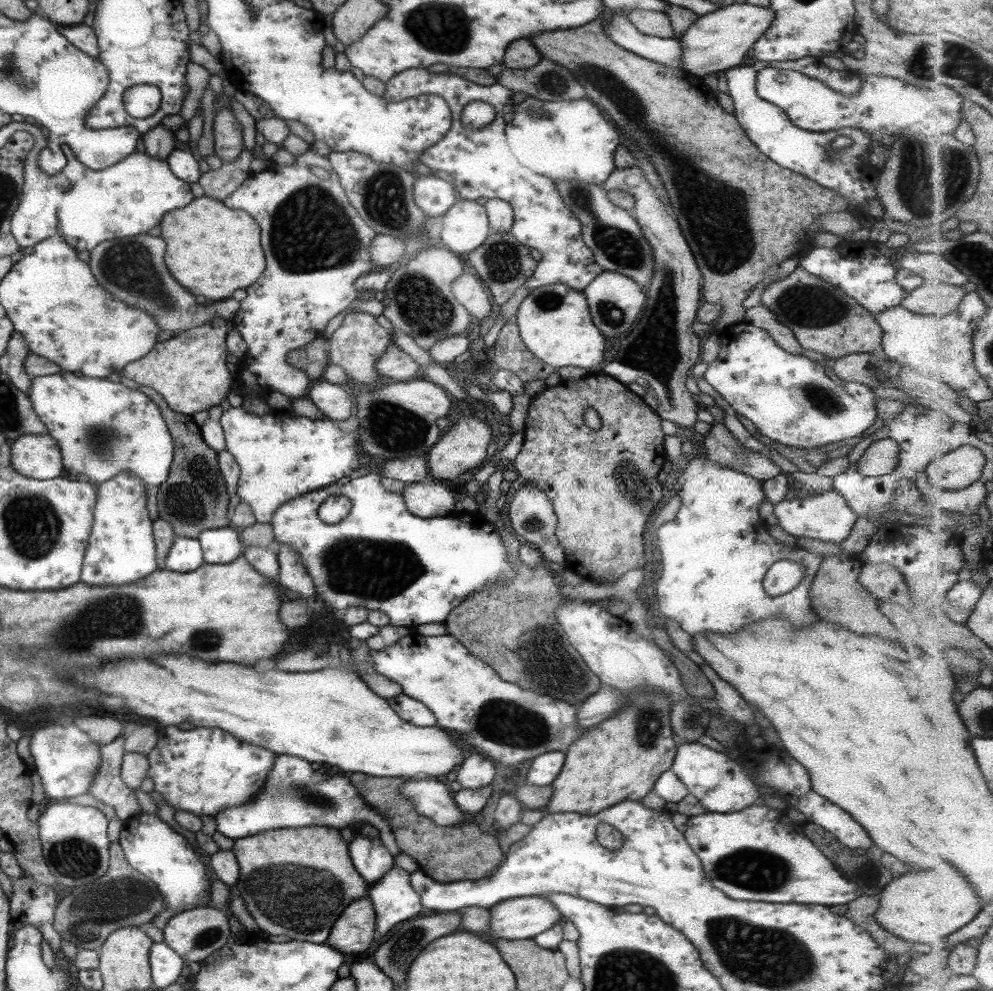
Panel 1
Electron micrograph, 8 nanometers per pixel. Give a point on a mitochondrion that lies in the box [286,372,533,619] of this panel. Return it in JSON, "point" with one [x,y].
{"point":[373,569]}

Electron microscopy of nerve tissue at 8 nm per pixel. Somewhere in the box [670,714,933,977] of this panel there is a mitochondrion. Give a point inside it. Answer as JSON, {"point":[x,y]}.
{"point":[758,871]}

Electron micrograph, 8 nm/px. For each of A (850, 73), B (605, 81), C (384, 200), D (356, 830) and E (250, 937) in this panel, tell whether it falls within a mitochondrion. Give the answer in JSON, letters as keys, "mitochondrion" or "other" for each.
{"A":"other","B":"mitochondrion","C":"mitochondrion","D":"other","E":"other"}

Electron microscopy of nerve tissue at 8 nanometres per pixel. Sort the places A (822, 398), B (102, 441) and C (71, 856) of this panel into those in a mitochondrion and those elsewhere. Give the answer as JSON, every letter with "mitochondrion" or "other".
{"A":"mitochondrion","B":"mitochondrion","C":"mitochondrion"}

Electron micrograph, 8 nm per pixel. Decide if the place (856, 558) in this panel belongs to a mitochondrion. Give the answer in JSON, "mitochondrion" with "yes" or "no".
{"mitochondrion":"no"}

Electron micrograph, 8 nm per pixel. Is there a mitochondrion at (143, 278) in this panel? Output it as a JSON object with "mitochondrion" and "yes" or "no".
{"mitochondrion":"yes"}

